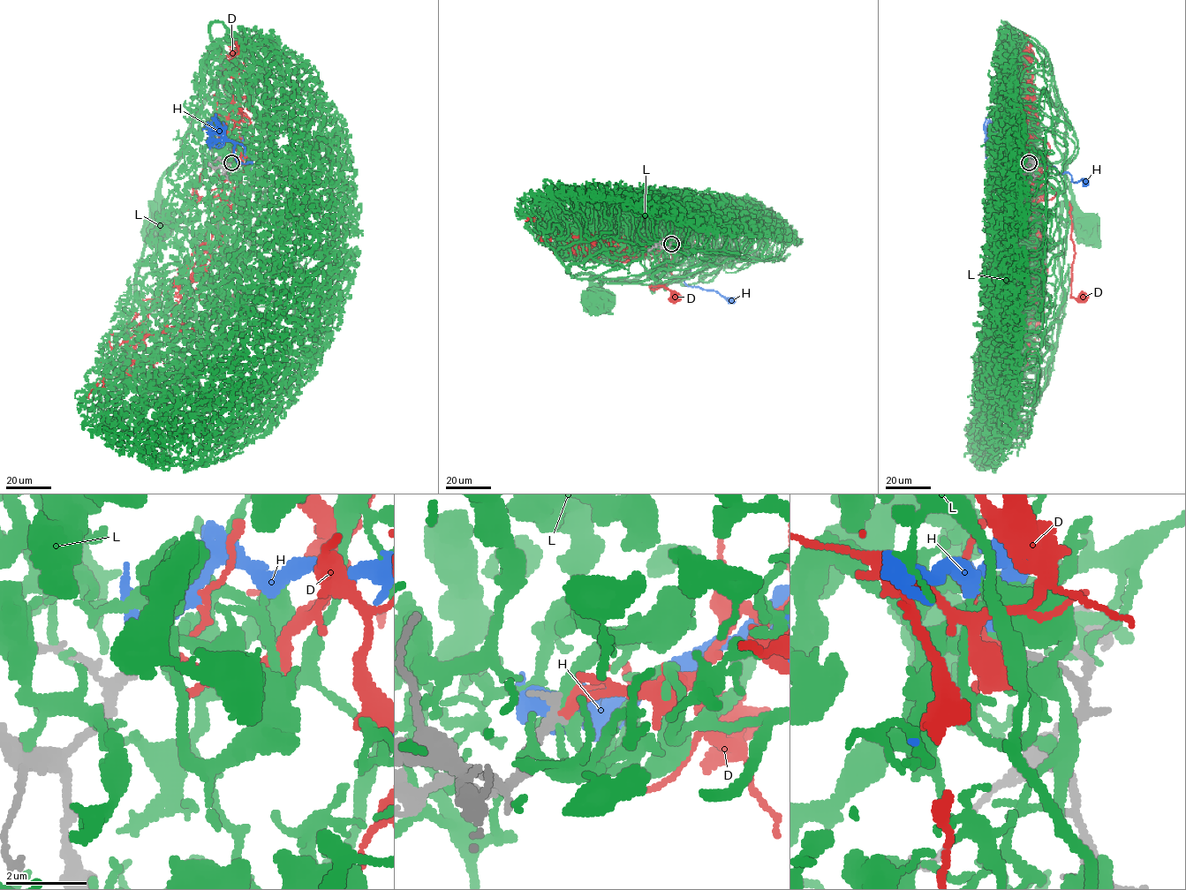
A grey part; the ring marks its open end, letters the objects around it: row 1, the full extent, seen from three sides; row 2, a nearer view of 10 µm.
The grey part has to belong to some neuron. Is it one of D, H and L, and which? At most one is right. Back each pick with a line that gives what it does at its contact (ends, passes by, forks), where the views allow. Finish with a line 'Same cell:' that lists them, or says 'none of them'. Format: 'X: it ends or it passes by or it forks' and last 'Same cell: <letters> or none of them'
D: it passes by
Same cell: D

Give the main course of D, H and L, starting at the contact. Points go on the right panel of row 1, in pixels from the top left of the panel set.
D: (1029, 162), (1031, 147), (1047, 161), (1039, 179), (1061, 192), (1070, 206), (1075, 251), (1071, 297), (1080, 297)
H: (1029, 162), (1028, 157), (1023, 157), (1053, 165), (1060, 175), (1068, 172), (1075, 182), (1085, 181)
L: (1028, 162), (1034, 172), (1066, 183), (1066, 197), (1070, 211), (1067, 222), (1062, 224), (1066, 204), (1081, 222)

